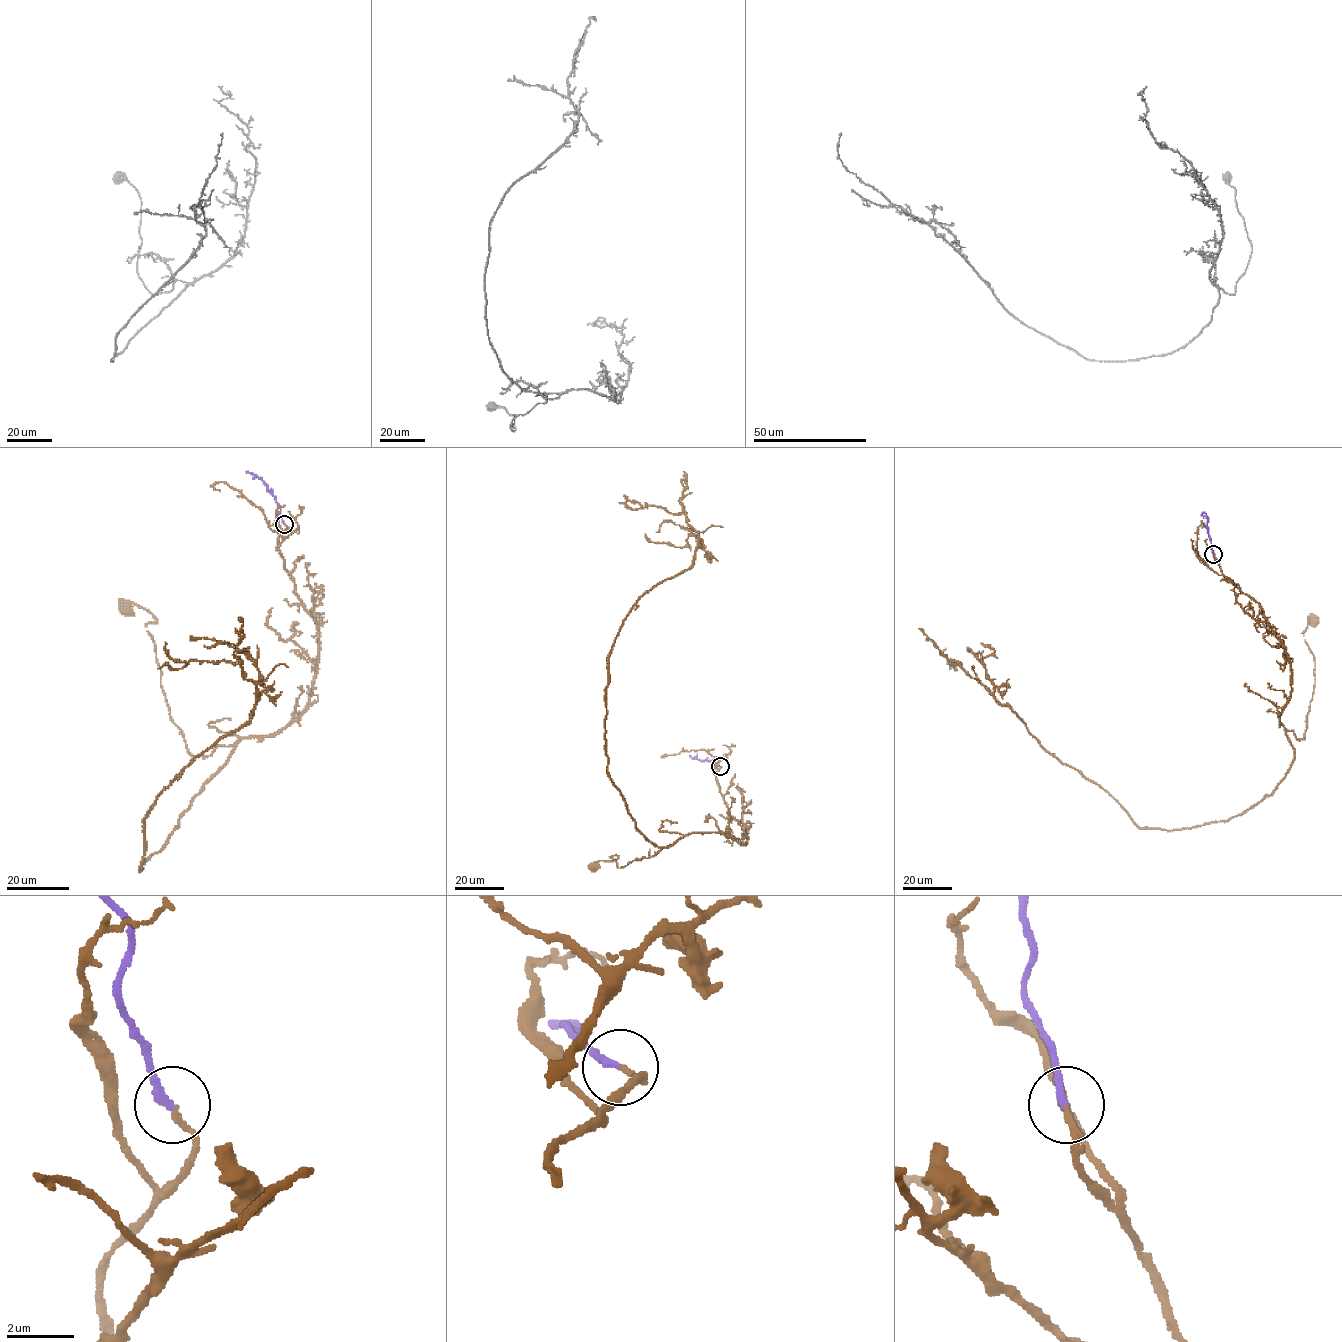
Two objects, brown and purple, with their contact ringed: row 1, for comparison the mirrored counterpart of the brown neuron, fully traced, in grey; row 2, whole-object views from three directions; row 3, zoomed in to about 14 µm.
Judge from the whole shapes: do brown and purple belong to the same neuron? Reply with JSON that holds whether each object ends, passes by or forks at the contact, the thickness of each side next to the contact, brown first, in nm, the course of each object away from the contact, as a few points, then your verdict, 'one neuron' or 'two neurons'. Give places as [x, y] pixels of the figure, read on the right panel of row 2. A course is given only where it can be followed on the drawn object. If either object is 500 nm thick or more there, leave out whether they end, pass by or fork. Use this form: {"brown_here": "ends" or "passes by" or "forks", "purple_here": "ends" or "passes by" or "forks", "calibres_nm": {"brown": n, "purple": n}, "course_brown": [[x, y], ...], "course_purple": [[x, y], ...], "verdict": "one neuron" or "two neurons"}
{"brown_here": "ends", "purple_here": "ends", "calibres_nm": {"brown": 160, "purple": 240}, "course_brown": [[1213, 554], [1285, 648], [1291, 697], [1279, 722], [1304, 739], [1315, 665], [1302, 633], [1313, 620]], "course_purple": [[1213, 554], [1208, 534], [1208, 518], [1202, 512]], "verdict": "one neuron"}

